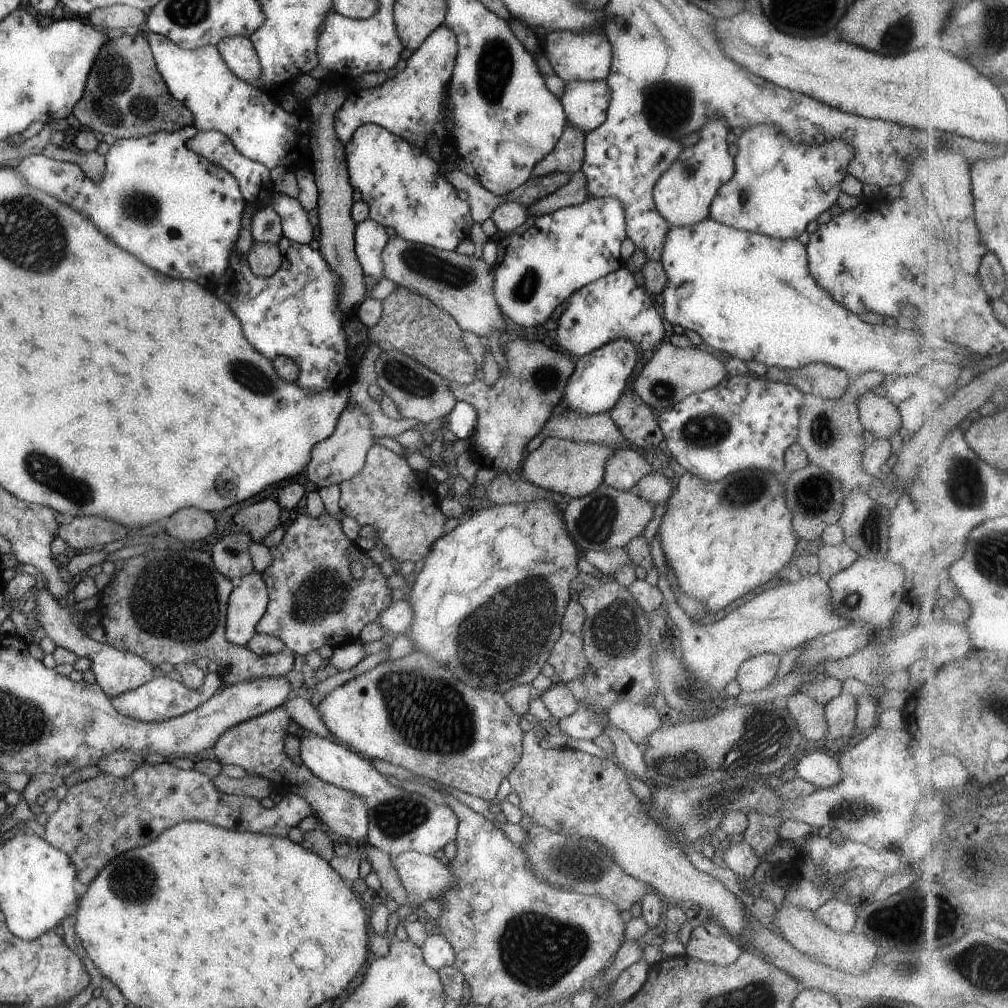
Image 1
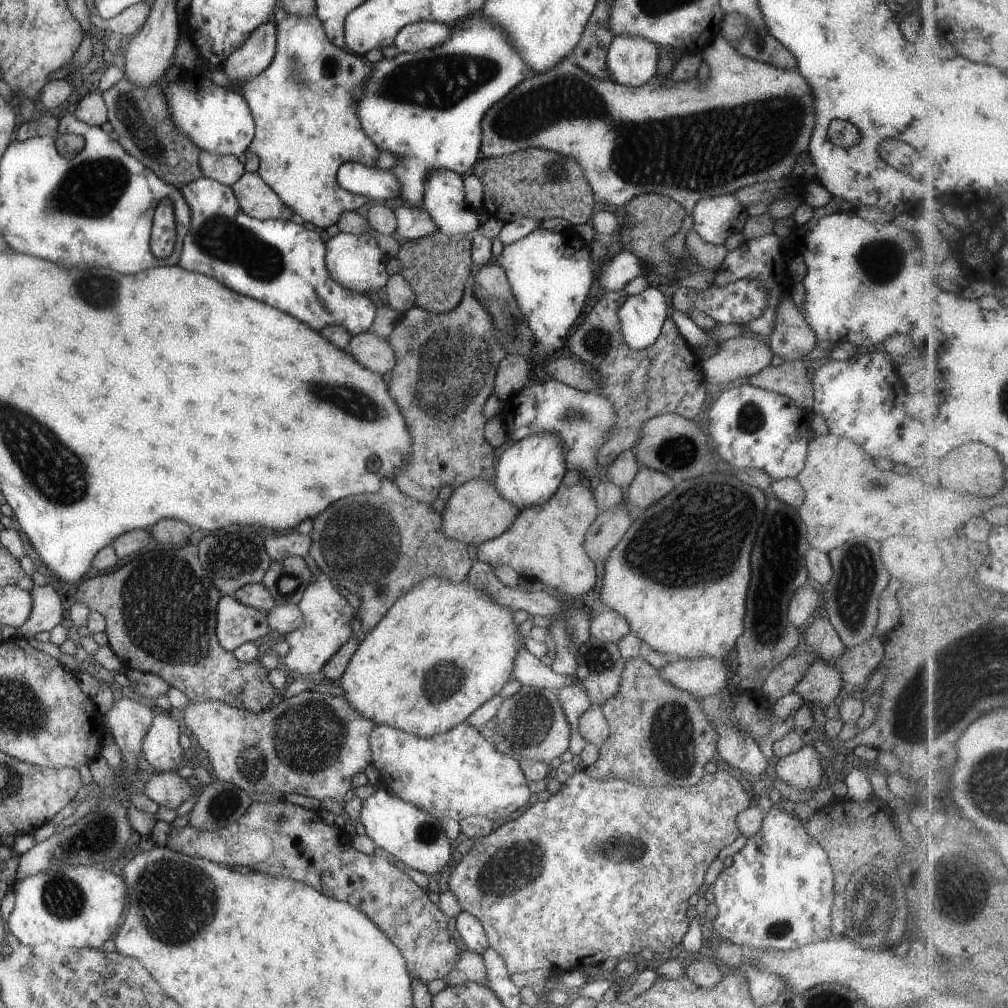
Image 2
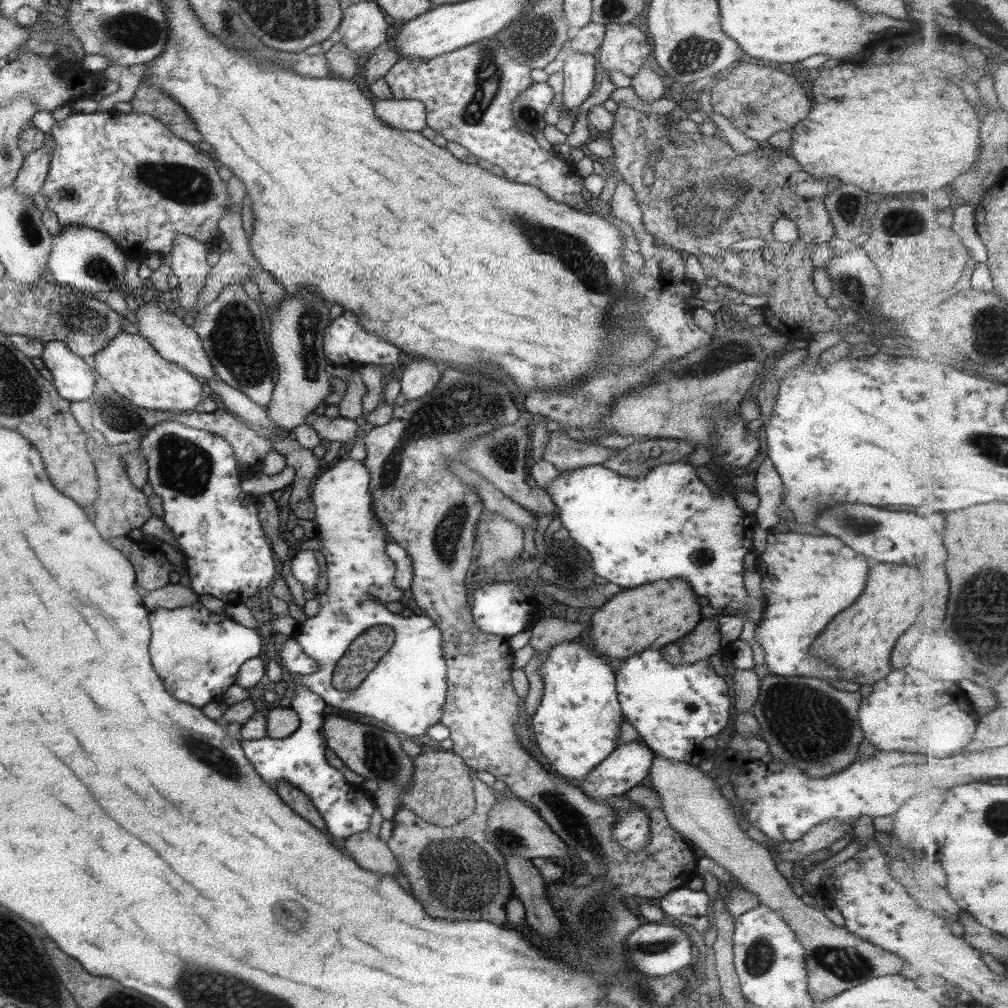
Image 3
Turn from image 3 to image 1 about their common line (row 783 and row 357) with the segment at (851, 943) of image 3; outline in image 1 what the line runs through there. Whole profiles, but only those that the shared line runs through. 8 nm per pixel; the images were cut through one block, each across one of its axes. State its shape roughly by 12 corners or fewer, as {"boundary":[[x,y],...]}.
{"boundary":[[657,346],[631,390],[657,415],[718,386],[724,364],[693,346]]}

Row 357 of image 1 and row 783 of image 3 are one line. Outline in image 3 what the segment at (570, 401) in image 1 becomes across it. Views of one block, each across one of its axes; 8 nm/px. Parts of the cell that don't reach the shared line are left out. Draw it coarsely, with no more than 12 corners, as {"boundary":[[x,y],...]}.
{"boundary":[[618,746],[577,785],[593,800],[625,794],[648,776],[654,752]]}

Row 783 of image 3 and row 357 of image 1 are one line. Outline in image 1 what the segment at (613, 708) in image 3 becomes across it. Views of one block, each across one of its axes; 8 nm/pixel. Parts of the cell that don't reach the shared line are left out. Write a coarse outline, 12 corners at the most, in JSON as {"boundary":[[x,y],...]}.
{"boundary":[[622,265],[575,290],[556,320],[574,360],[625,337],[663,338],[649,292]]}

